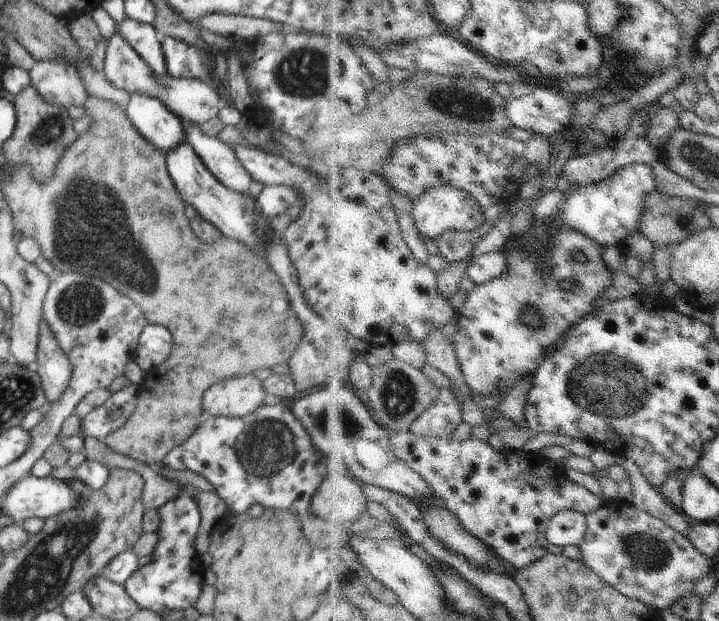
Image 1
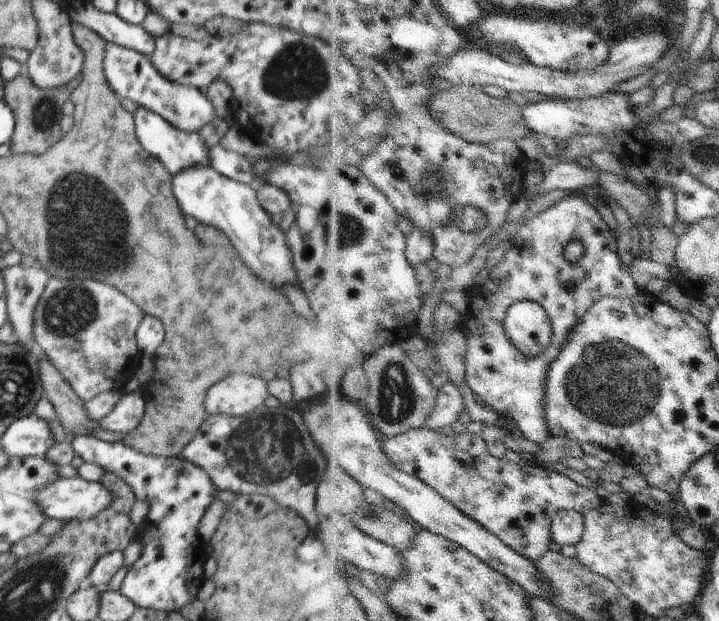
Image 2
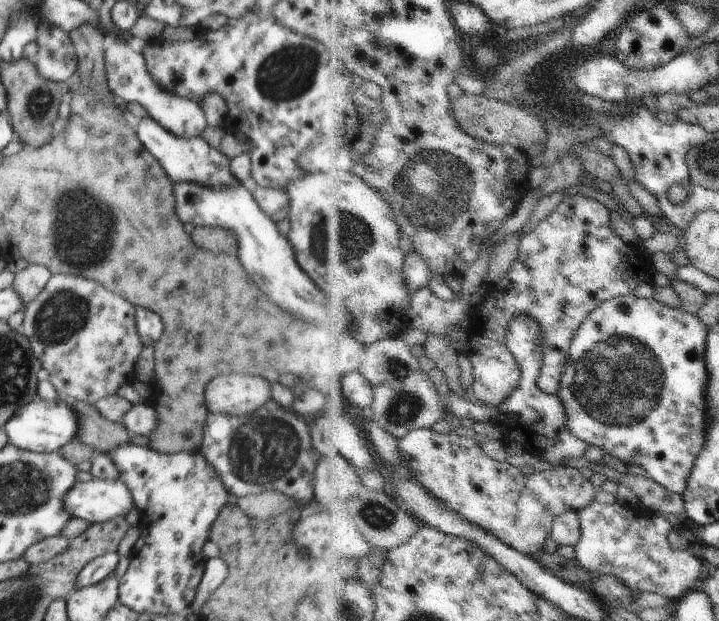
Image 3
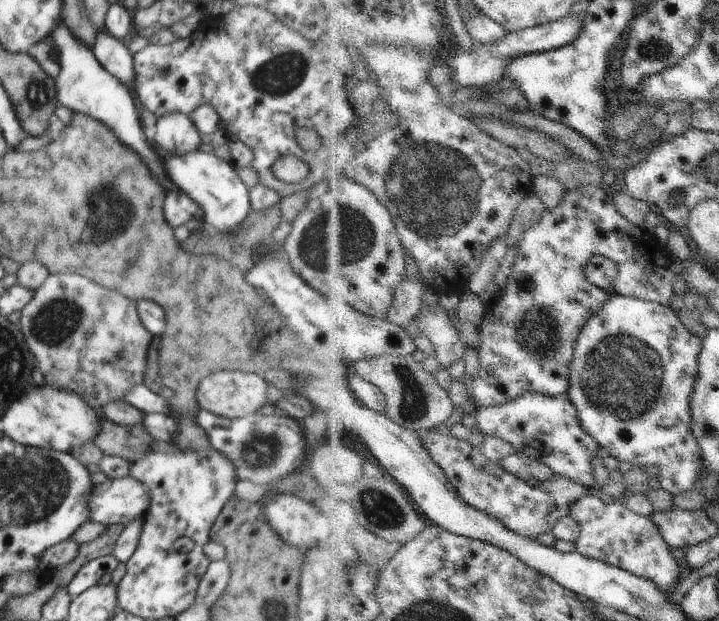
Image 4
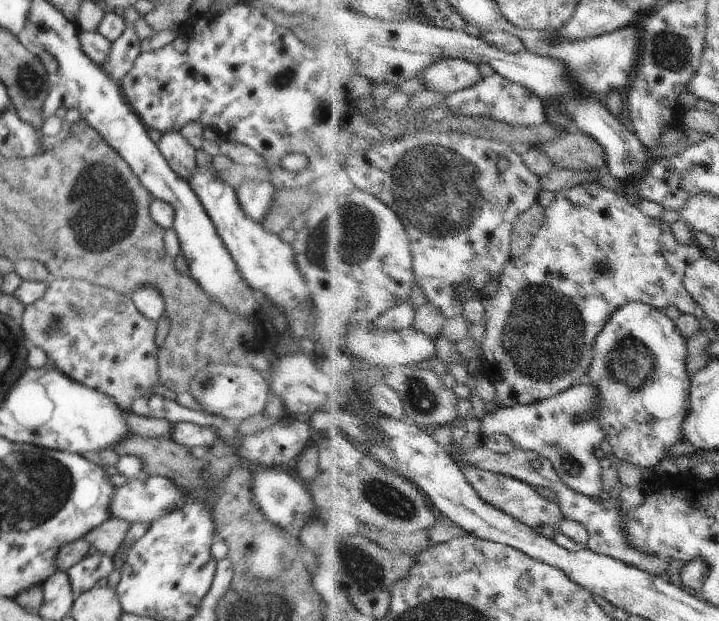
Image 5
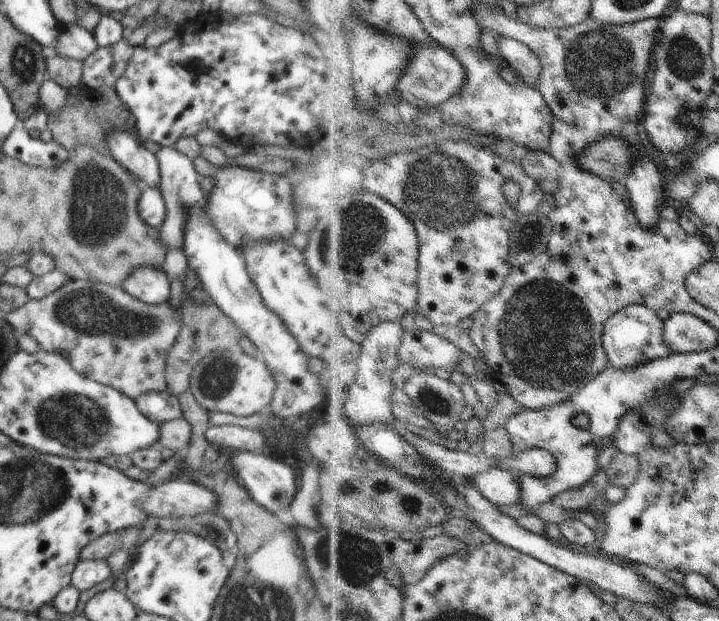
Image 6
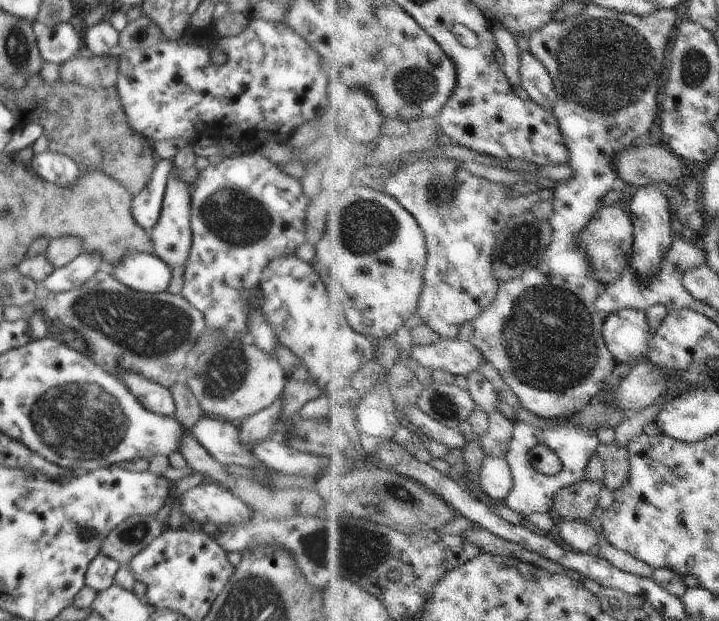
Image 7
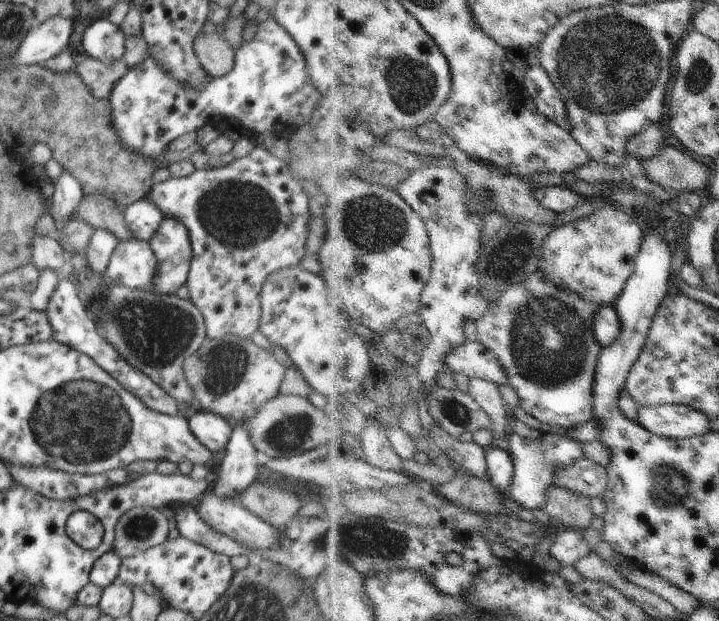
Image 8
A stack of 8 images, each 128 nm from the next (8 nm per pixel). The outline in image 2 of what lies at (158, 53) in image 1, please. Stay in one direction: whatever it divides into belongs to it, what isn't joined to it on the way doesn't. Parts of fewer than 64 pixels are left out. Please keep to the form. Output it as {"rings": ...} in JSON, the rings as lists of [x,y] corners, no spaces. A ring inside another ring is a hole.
{"rings":[[[74,2],[69,8],[68,18],[78,26],[84,26],[98,34],[101,43],[112,41],[117,45],[134,49],[150,57],[154,52],[155,37],[142,25],[130,24],[118,18],[115,12],[106,12],[92,3]]]}

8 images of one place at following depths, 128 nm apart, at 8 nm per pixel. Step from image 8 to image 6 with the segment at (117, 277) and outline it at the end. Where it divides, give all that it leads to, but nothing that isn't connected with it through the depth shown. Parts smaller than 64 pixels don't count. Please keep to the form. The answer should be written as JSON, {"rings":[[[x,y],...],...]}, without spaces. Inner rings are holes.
{"rings":[[[138,268],[122,285],[125,292],[146,305],[160,305],[168,301],[170,278],[161,269]]]}

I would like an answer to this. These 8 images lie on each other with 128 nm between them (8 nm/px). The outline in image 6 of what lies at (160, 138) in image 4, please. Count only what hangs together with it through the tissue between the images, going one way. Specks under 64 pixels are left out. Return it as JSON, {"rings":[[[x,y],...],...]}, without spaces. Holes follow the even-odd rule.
{"rings":[[[161,146],[155,154],[161,173],[161,188],[159,189],[165,206],[167,216],[160,228],[161,242],[168,247],[177,247],[183,250],[183,229],[187,210],[193,205],[202,205],[206,200],[205,192],[201,188],[200,176],[196,173],[193,160],[180,153],[174,146]]]}

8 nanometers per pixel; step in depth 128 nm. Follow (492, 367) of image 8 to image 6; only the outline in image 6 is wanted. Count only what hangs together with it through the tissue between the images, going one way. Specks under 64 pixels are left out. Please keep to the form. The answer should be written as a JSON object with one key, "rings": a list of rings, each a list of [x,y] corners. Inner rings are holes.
{"rings":[[[415,327],[405,332],[399,358],[402,364],[418,371],[425,368],[460,370],[463,351],[446,338]]]}

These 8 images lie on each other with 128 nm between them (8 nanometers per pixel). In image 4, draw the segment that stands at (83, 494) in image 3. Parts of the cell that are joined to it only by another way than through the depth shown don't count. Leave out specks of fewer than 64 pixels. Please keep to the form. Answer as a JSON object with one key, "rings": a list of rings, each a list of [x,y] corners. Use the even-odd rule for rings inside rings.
{"rings":[[[128,474],[95,485],[86,504],[90,508],[90,521],[125,526],[144,518],[150,510],[150,490]]]}

